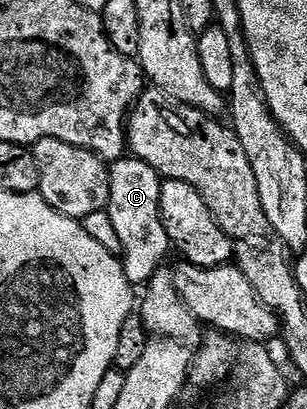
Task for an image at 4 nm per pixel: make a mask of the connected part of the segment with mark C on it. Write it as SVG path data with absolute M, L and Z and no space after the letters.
M133 157L113 160L109 168L110 203L107 211L112 219L112 225L115 226L116 235L121 241L125 276L128 277L131 286L142 287L163 268L162 261L172 249L160 213L160 189L163 180L158 171Z

